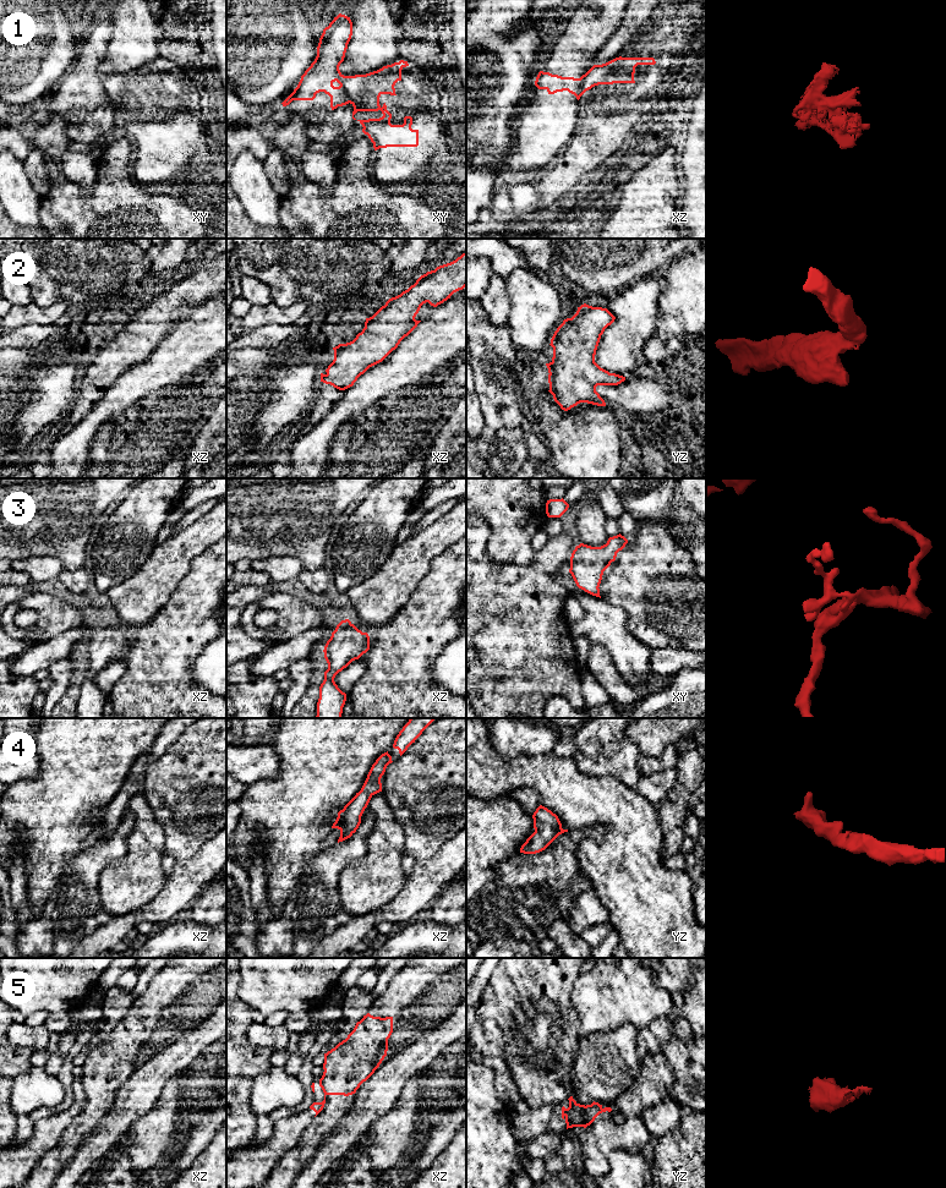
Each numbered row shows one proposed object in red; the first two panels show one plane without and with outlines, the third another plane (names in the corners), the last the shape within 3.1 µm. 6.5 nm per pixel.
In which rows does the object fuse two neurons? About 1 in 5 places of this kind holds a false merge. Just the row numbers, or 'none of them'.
1, 5

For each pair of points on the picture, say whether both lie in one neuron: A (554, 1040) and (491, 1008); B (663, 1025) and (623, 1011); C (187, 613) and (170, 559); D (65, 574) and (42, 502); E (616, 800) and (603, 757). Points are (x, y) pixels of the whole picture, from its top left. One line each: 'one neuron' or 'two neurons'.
A: one neuron
B: two neurons
C: two neurons
D: two neurons
E: two neurons

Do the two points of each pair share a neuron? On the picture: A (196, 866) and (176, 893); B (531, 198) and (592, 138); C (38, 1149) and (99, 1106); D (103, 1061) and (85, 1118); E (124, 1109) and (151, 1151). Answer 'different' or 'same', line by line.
A: same
B: same
C: different
D: same
E: different

